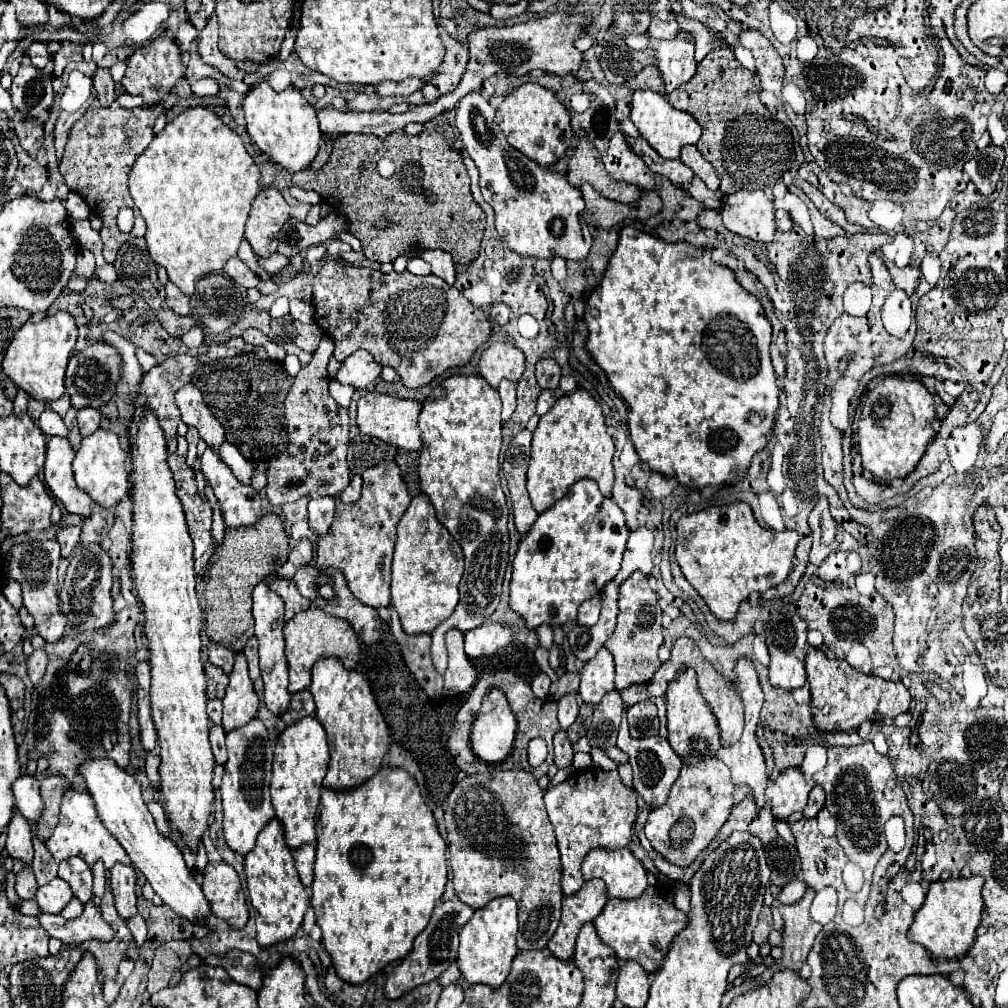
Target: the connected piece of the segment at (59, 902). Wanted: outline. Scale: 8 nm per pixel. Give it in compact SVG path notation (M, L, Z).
M55 877L45 887L39 887L37 897L35 897L43 913L59 913L71 899L73 899L73 893L71 893L69 883L59 877Z

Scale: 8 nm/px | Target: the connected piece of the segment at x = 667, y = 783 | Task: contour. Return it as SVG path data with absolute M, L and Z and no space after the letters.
M627 721L621 723L619 729L619 739L617 739L617 747L625 753L629 753L631 757L631 767L633 767L633 787L635 791L645 799L647 805L651 807L659 807L667 801L671 785L675 783L675 779L679 777L679 771L683 767L681 757L671 749L669 741L663 737L647 737L647 739L631 739L629 731L627 731Z

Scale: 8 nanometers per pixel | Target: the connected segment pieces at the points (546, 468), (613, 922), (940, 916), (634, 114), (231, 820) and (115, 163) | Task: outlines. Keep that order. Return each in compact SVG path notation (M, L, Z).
M577 389L575 393L557 399L553 409L539 417L539 425L533 433L527 469L527 491L531 495L533 507L543 513L555 501L559 501L575 481L585 477L597 481L601 493L609 497L615 479L611 465L613 453L615 443L607 433L603 411L585 389Z
M647 887L645 893L633 901L609 899L601 915L593 921L601 941L609 945L621 961L637 961L647 973L659 971L673 937L683 931L687 923L687 915L679 911L673 901L657 887Z
M979 875L947 879L947 881L933 881L929 885L927 897L923 907L915 913L915 921L909 929L909 939L921 943L933 957L943 959L957 959L969 951L975 941L975 929L981 921L981 887L985 879Z
M635 91L631 101L631 121L641 133L641 137L663 157L663 159L679 159L683 145L695 145L701 137L701 127L693 115L679 111L669 105L667 97L653 91Z
M253 719L245 727L227 733L227 751L229 751L229 761L225 765L225 775L221 783L223 813L225 813L223 837L235 853L247 855L255 847L255 839L259 831L275 817L269 797L273 741L269 741L269 733L265 725L259 719Z
M93 105L89 113L75 123L71 129L71 135L65 145L63 159L59 163L59 171L71 191L81 195L91 211L103 219L101 229L101 241L103 241L103 257L107 263L113 263L117 257L117 251L123 243L127 243L133 237L143 237L147 227L141 219L141 215L135 215L135 225L131 233L121 233L117 229L115 217L121 207L133 207L133 199L127 189L127 177L133 167L133 161L147 149L147 145L153 141L153 123L157 115L153 107L135 107L135 109L123 109L119 105L113 107L97 107Z

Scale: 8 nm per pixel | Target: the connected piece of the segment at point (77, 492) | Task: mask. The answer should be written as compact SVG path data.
M51 437L51 441L47 443L47 461L43 467L45 485L69 513L87 519L91 515L93 499L75 485L73 469L71 469L73 459L75 459L75 451L71 449L69 441L61 437Z

